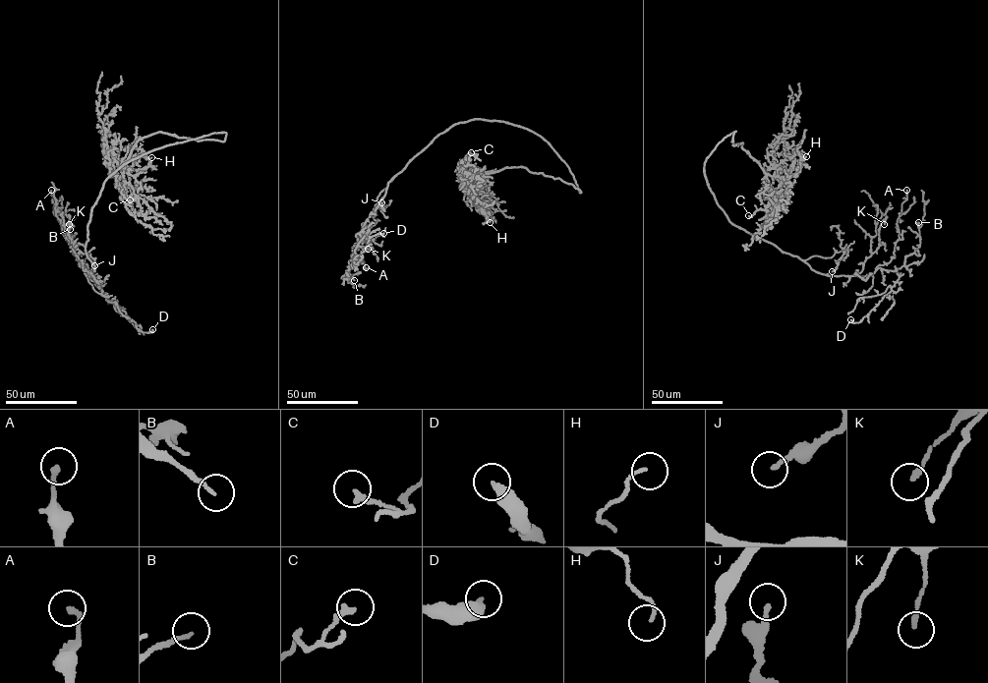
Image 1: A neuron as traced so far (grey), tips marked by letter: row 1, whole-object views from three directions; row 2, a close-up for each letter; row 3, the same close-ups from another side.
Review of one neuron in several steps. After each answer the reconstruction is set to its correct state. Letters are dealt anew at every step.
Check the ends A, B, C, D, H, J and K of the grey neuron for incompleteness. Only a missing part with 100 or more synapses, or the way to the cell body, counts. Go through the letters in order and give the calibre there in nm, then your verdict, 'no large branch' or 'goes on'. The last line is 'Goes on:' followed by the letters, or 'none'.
A: calibre 200 nm; no large branch
B: calibre 140 nm; no large branch
C: calibre 260 nm; no large branch
D: calibre 380 nm; no large branch
H: calibre 110 nm; no large branch
J: calibre 190 nm; no large branch
K: calibre 180 nm; no large branch
Goes on: none

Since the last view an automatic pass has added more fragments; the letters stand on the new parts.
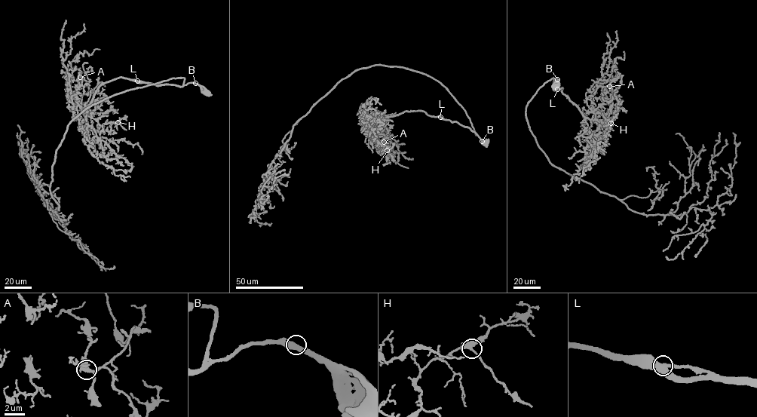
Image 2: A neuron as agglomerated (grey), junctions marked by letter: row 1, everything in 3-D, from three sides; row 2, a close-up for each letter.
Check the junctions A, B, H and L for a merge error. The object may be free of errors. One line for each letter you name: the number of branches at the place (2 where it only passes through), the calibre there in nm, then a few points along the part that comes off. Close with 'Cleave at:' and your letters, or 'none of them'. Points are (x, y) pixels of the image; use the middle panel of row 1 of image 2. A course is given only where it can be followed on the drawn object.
Cleave at: none of them

